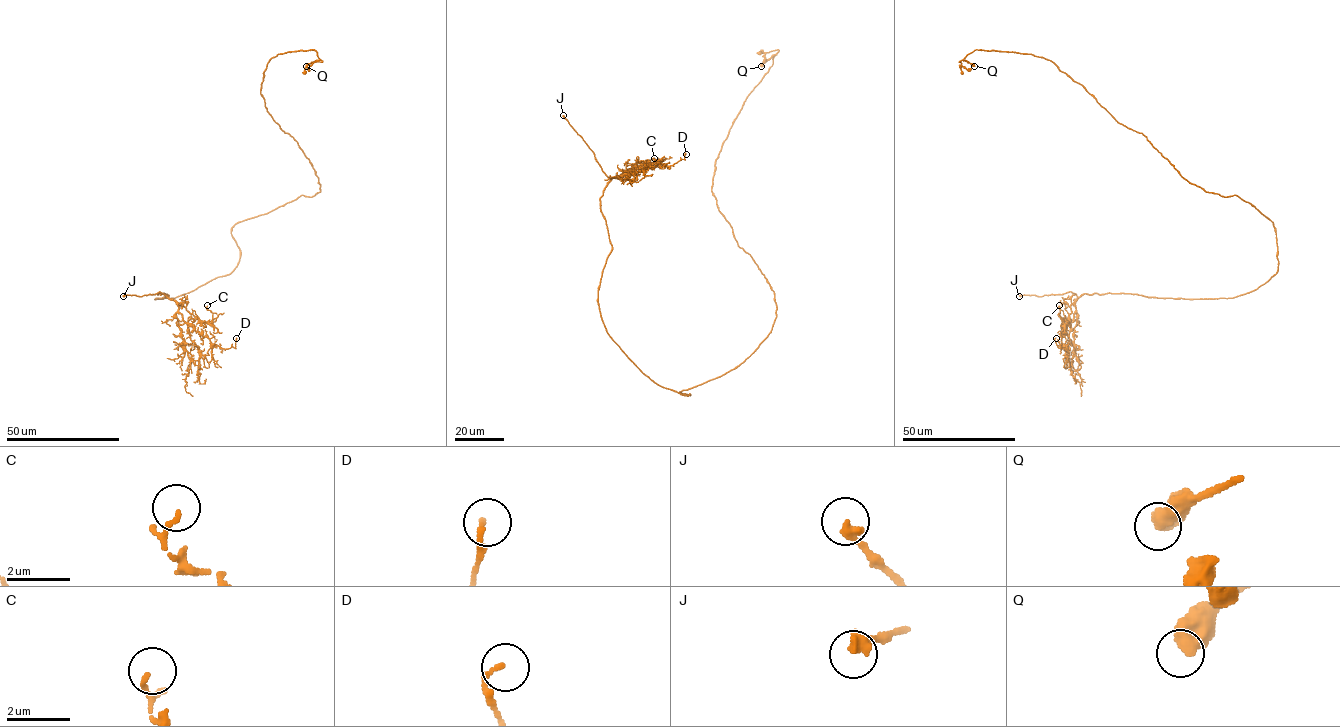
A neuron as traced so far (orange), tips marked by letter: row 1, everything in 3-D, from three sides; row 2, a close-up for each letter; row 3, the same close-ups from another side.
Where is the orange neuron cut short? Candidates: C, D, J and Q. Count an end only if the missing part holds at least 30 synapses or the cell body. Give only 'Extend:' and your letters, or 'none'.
Extend: J

